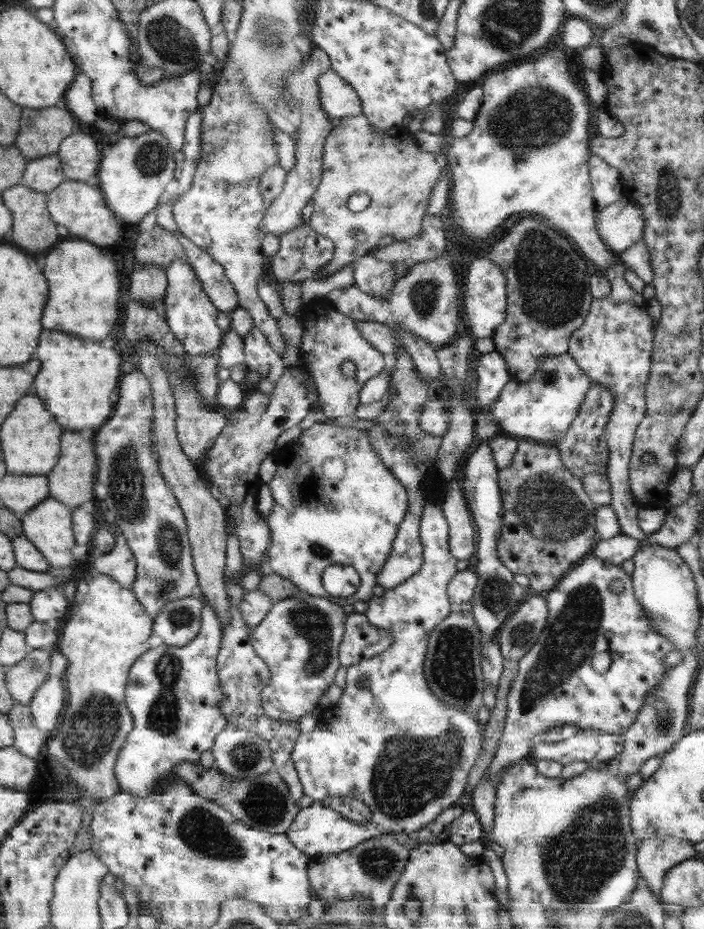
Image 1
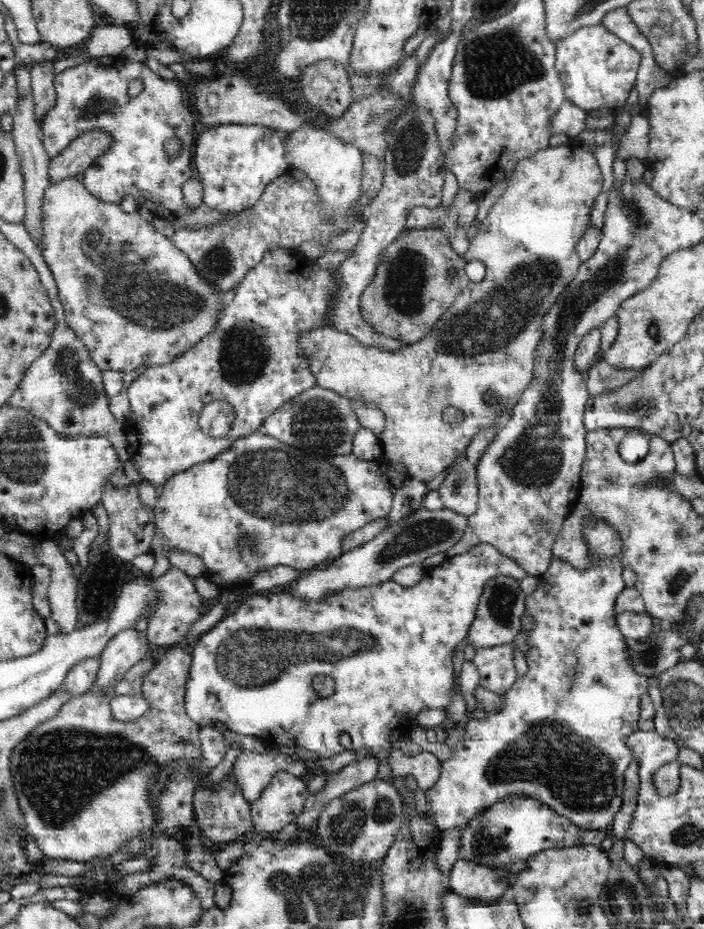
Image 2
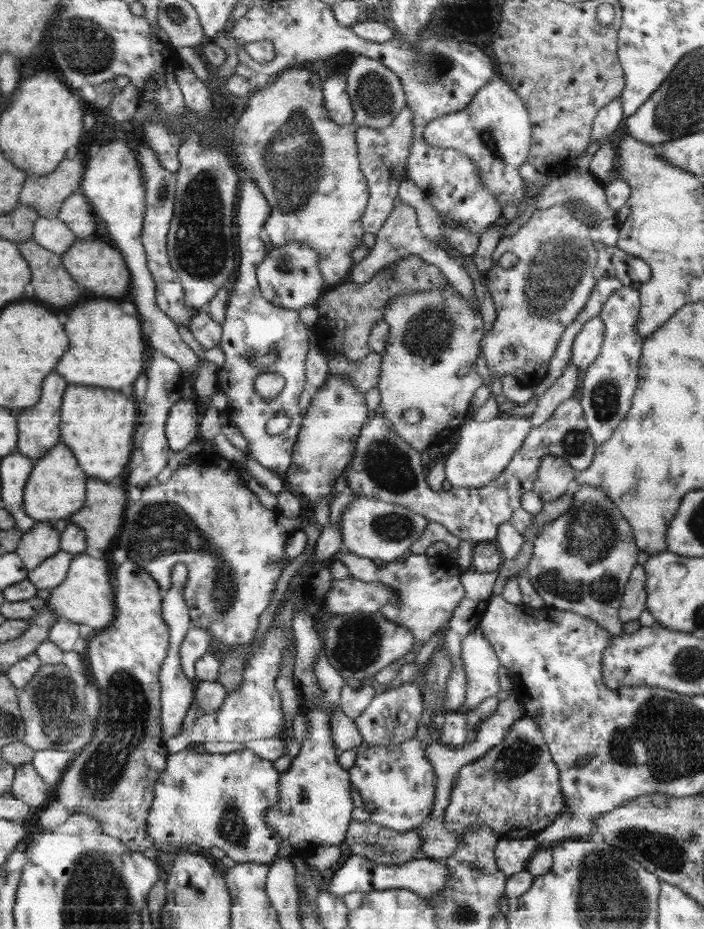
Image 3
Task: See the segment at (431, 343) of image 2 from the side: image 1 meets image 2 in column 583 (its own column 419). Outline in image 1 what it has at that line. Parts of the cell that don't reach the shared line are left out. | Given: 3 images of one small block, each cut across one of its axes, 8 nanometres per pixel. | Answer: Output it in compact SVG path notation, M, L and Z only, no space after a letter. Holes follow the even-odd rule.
M363 115L347 117L332 128L326 138L323 149L323 170L320 185L314 192L312 206L314 210L310 216L309 227L331 239L335 244L335 257L320 270L320 277L326 278L341 267L348 266L356 256L366 251L367 245L377 244L382 236L392 236L394 243L404 243L410 238L418 238L422 232L422 222L427 215L428 204L432 191L440 187L440 178L448 175L448 159L444 154L432 154L421 150L417 141L408 131L403 132L402 126L394 126L385 132L377 132ZM366 192L370 196L370 204L363 211L353 212L348 209L348 198L352 194ZM356 230L366 234L366 244L356 240Z

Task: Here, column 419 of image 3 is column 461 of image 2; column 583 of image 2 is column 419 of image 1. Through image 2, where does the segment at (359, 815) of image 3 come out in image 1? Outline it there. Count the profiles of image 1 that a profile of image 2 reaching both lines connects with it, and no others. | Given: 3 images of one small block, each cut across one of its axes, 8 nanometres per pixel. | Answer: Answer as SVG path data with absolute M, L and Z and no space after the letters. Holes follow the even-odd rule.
M432 498L426 499L426 504L422 512L422 520L420 522L420 541L422 541L422 554L424 557L424 562L420 570L416 571L408 579L404 579L399 586L386 589L385 594L380 596L375 596L370 598L368 602L368 610L364 612L364 616L376 629L383 629L389 636L392 637L392 643L380 654L376 654L371 659L364 659L358 662L357 665L348 667L346 675L346 687L339 699L334 706L328 707L328 714L324 714L327 709L323 709L319 714L319 725L310 732L310 734L300 734L299 739L295 742L292 751L292 762L294 762L295 769L297 770L297 775L300 779L300 784L303 788L303 796L308 796L314 800L313 804L307 808L300 808L296 817L292 821L290 828L285 832L288 835L289 841L298 848L298 850L304 852L310 857L316 855L328 855L328 854L338 854L339 852L350 850L360 842L364 842L372 837L377 837L384 833L406 833L410 834L420 830L420 828L425 827L427 824L434 822L438 815L447 808L462 802L462 796L467 794L469 789L470 776L468 776L469 771L476 762L480 751L482 751L482 738L484 734L484 727L479 727L477 724L477 718L472 718L470 714L466 714L463 710L458 710L456 707L452 707L446 704L444 701L436 698L430 692L426 680L424 680L423 665L425 662L425 655L427 652L427 642L428 637L432 633L432 630L436 626L439 626L452 612L451 603L449 597L447 596L448 583L451 578L459 571L457 569L456 563L457 558L454 558L450 554L450 548L448 544L449 526L444 514L442 512L441 503L438 500L432 500ZM360 676L365 676L366 681L360 682ZM328 796L350 796L362 800L366 806L372 812L370 816L370 822L368 824L358 824L346 817L343 817L337 811L332 810L330 807L326 807L323 803L323 799Z

